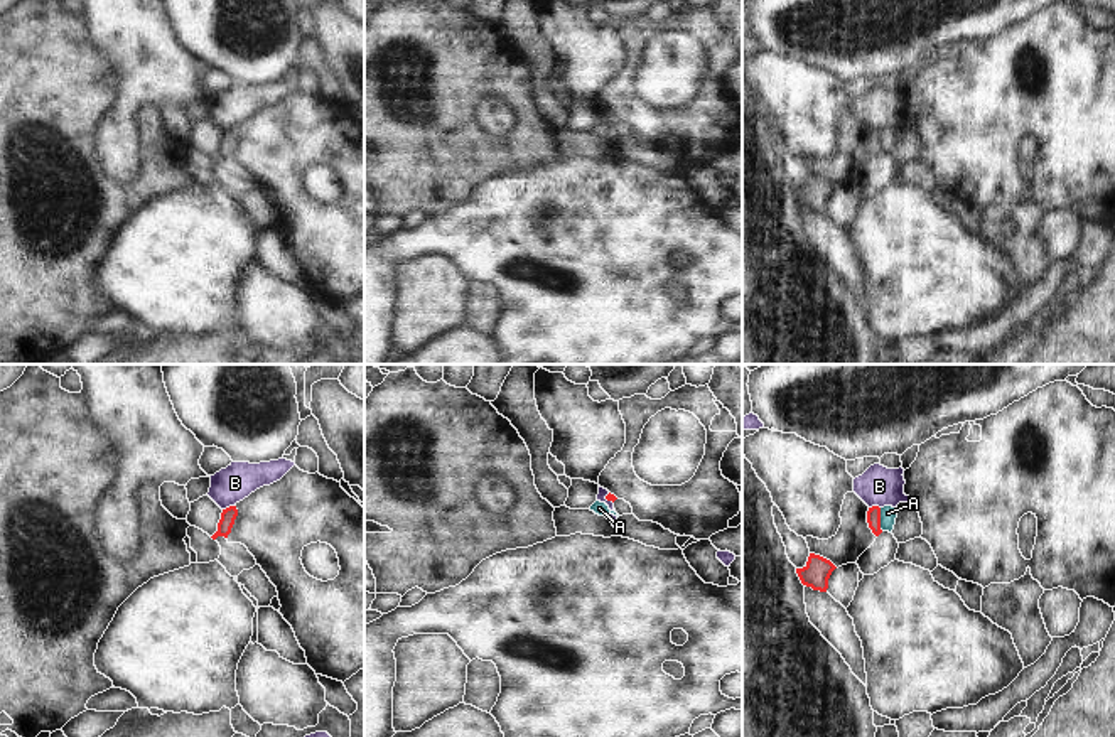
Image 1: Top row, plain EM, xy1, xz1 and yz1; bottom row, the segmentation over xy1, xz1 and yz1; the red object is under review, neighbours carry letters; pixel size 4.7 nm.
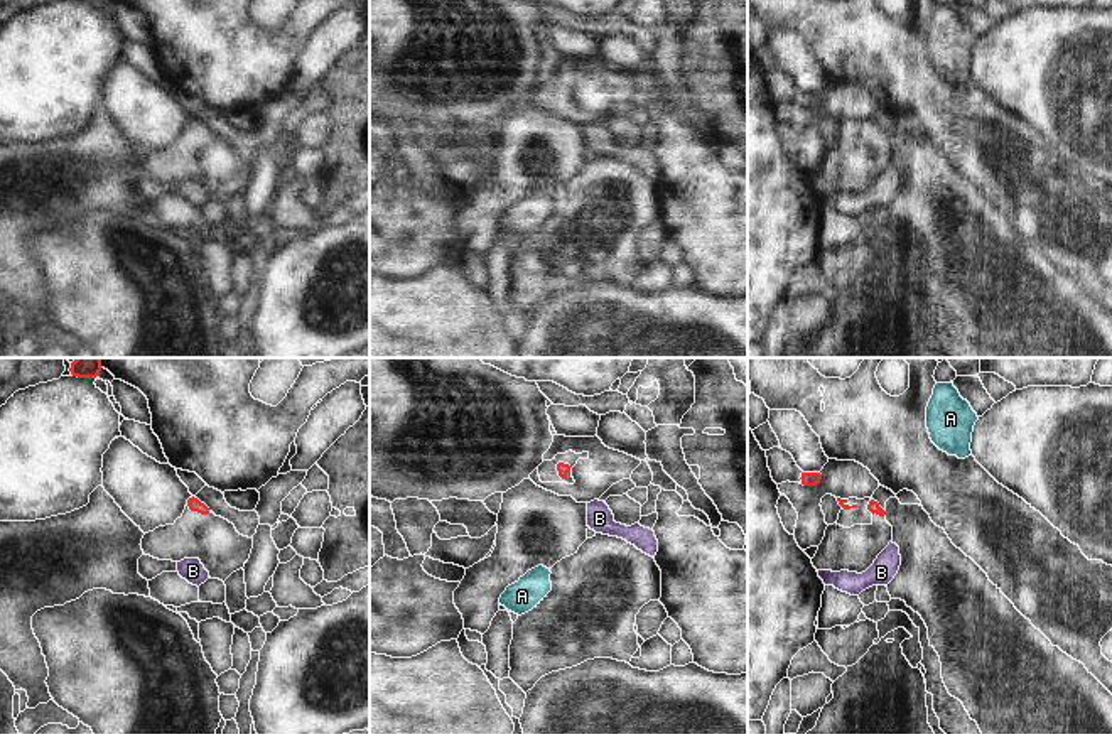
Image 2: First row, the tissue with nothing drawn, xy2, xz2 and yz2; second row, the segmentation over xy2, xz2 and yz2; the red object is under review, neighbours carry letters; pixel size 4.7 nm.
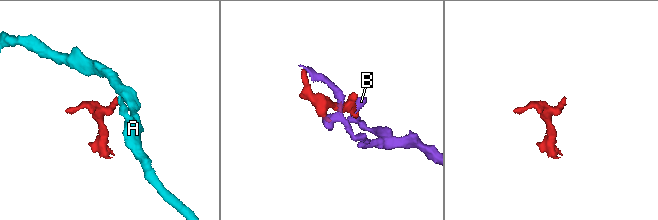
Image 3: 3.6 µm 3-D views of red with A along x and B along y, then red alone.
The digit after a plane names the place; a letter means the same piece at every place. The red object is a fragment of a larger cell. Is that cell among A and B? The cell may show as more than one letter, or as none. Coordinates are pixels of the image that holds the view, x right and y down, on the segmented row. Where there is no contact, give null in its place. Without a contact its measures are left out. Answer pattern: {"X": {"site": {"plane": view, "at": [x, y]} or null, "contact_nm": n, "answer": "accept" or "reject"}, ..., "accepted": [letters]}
{"A": {"site": {"plane": "yz1", "at": [879, 520]}, "contact_nm": 110, "answer": "reject"}, "B": {"site": {"plane": "xy1", "at": [230, 506]}, "contact_nm": 60, "answer": "reject"}, "accepted": []}

